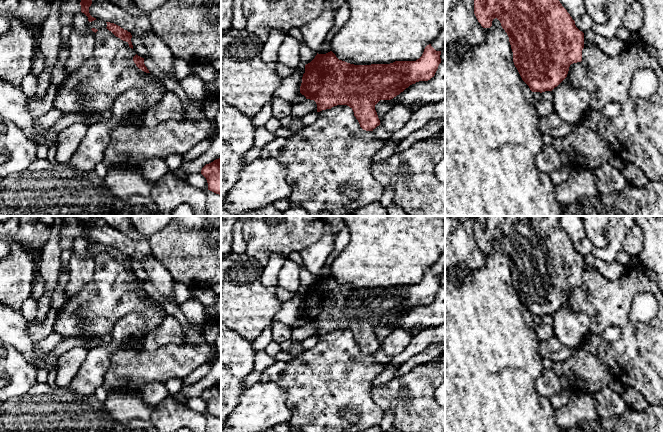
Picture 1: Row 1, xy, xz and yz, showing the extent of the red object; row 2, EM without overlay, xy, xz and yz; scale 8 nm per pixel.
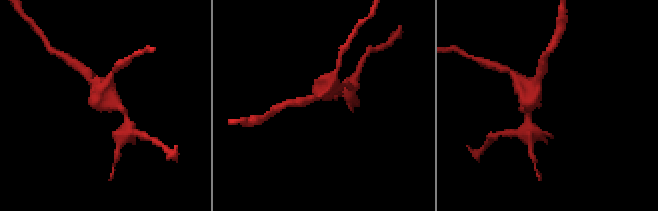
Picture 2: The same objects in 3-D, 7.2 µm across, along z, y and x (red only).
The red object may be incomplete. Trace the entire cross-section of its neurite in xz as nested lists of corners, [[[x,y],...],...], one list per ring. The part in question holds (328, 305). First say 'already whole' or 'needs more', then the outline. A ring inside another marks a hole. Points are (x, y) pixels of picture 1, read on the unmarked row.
already whole; [[[431,268],[424,273],[422,280],[416,285],[395,285],[390,288],[354,289],[339,284],[330,275],[318,278],[305,289],[300,317],[306,323],[314,324],[317,336],[331,333],[337,329],[347,329],[358,344],[360,351],[366,355],[373,355],[380,349],[375,329],[380,324],[391,324],[410,309],[419,305],[428,305],[434,301],[441,287],[441,275],[436,275]]]

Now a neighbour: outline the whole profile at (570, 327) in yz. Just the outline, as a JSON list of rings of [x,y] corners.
[[[566,302],[552,314],[554,335],[574,351],[580,349],[584,337],[589,333],[590,319],[574,311]]]

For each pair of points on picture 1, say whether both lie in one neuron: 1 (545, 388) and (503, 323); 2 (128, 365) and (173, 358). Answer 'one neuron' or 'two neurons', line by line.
1: two neurons
2: one neuron

